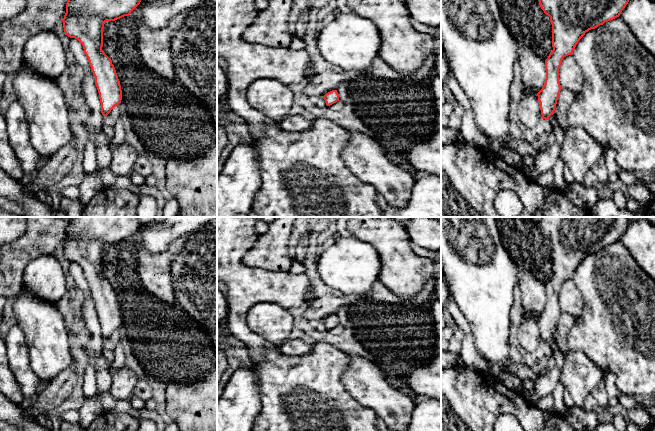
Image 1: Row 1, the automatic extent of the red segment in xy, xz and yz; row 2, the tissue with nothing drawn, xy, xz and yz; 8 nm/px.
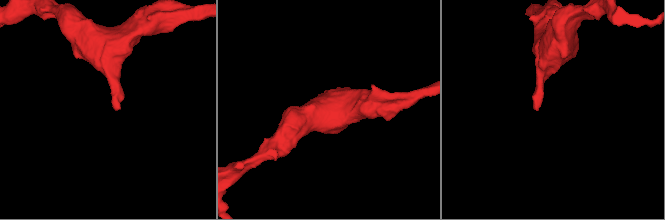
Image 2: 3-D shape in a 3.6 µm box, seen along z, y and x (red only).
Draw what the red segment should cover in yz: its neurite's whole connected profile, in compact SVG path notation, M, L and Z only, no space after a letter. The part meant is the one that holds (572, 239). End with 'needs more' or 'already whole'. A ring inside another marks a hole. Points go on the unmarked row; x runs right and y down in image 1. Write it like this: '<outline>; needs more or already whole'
M542 217L539 229L552 248L553 274L545 284L546 303L542 313L537 317L542 343L549 344L554 338L559 317L559 293L564 281L572 279L580 263L591 253L603 249L620 240L629 226L628 217Z; already whole

